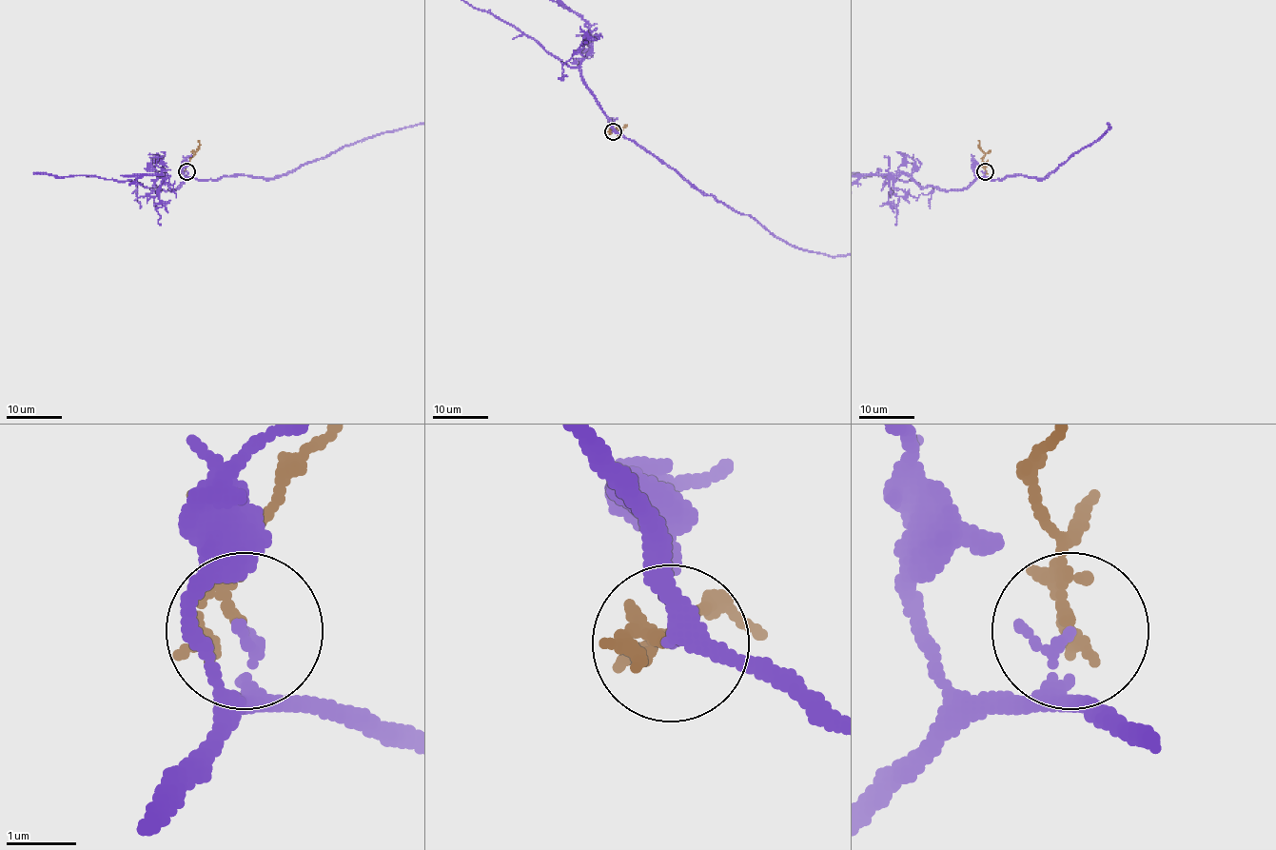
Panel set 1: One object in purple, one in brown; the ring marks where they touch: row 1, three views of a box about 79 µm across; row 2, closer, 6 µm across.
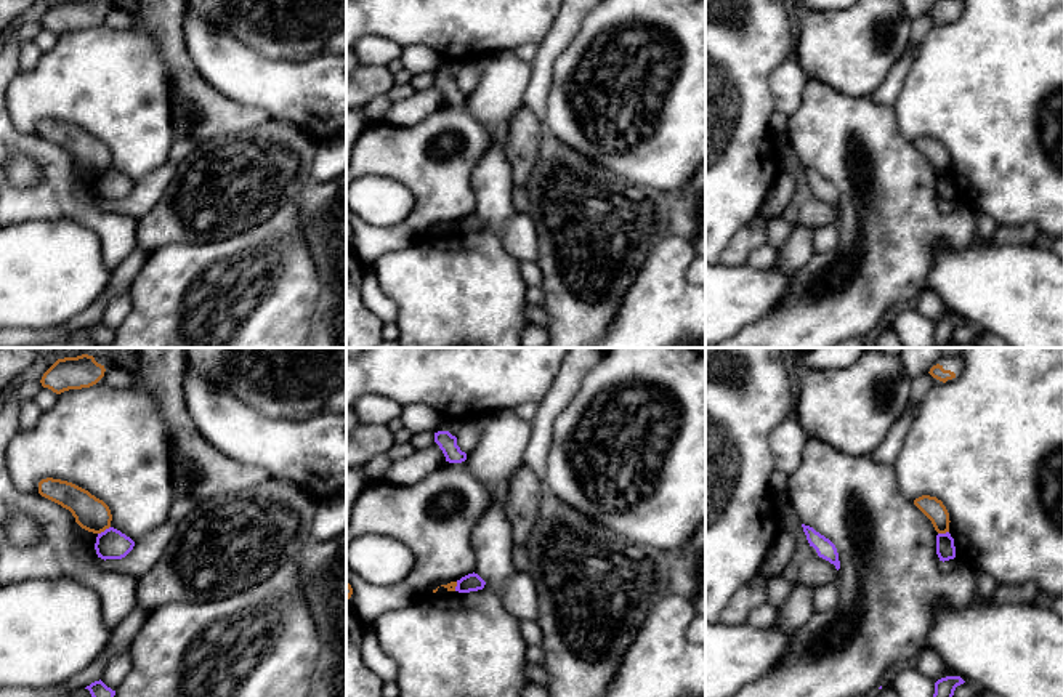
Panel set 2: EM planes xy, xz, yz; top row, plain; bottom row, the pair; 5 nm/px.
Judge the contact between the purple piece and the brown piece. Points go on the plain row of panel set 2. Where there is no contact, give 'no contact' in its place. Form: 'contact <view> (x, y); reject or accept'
contact xy (105, 172); reject

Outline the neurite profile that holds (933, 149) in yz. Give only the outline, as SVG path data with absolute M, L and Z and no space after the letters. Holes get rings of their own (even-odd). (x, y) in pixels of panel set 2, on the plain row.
M922 136L914 141L914 146L932 162L938 175L949 173L949 154L941 141L930 136Z

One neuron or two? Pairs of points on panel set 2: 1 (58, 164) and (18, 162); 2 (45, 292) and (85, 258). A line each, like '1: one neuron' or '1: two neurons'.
1: two neurons
2: one neuron

